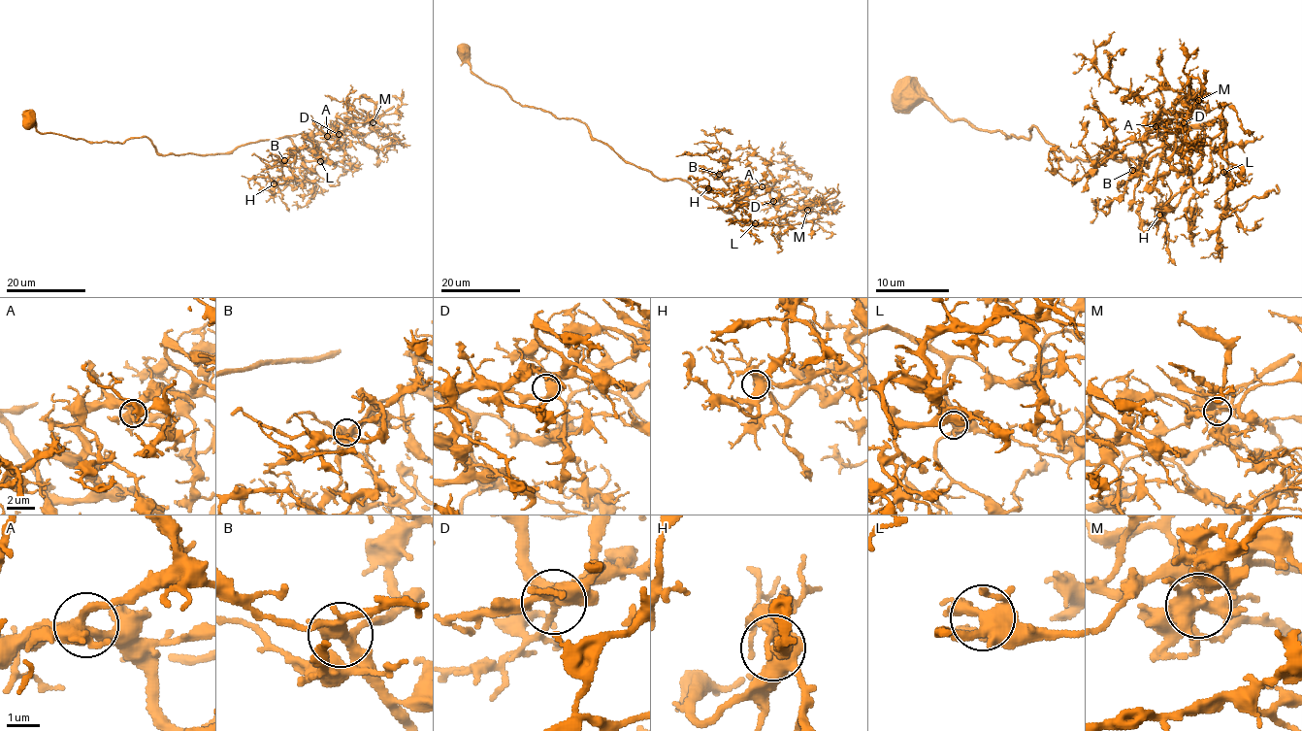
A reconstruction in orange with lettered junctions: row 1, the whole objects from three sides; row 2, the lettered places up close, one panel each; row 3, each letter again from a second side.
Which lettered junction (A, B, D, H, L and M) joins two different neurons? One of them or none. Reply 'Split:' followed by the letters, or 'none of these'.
Split: M

